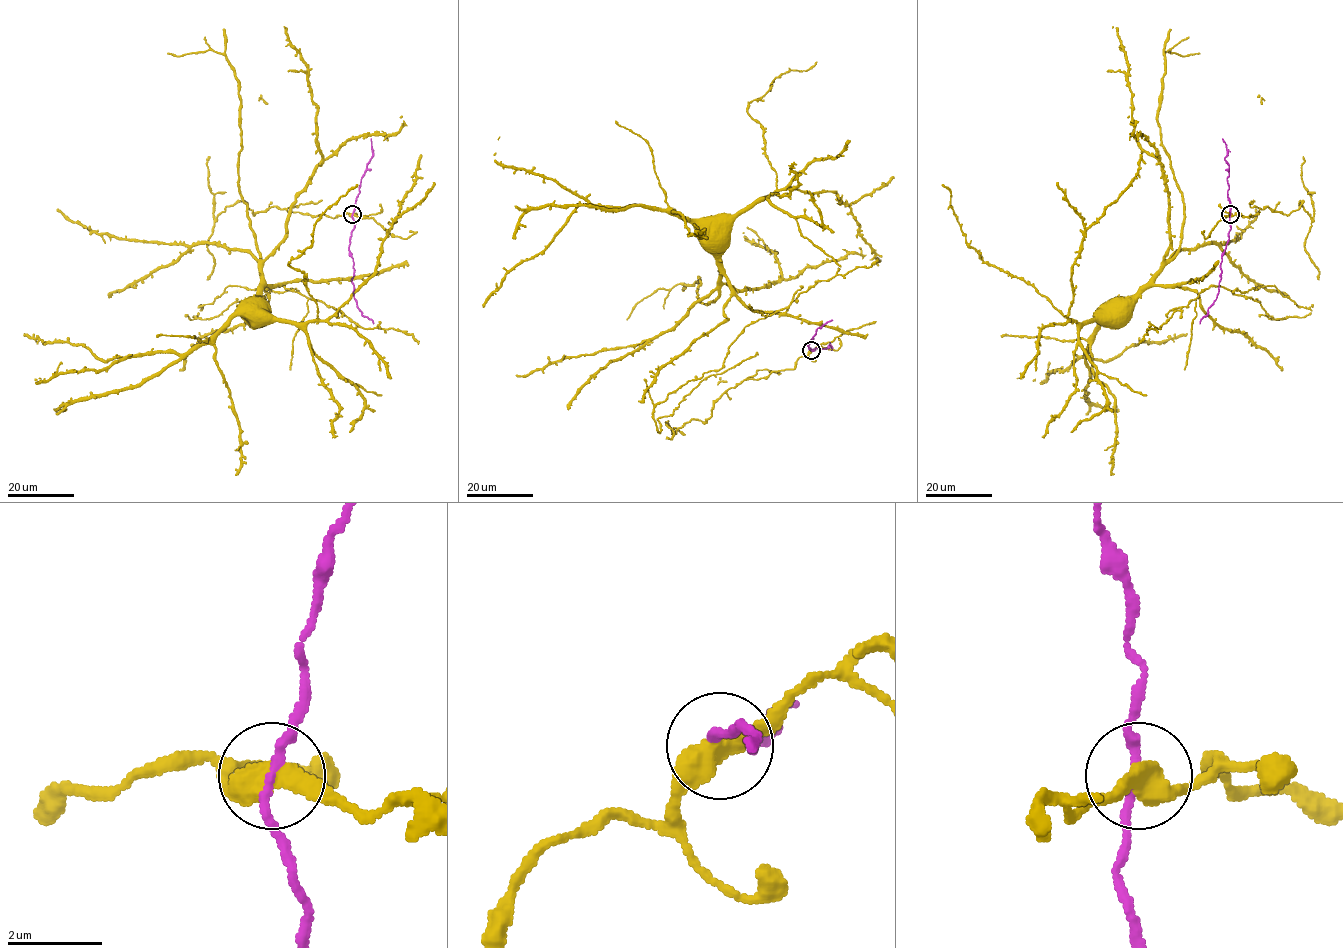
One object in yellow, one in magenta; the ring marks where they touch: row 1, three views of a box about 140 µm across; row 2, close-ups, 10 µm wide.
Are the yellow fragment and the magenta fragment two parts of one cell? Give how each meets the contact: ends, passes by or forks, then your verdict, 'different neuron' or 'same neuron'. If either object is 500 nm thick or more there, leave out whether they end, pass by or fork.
yellow passes by | magenta passes by | different neuron

